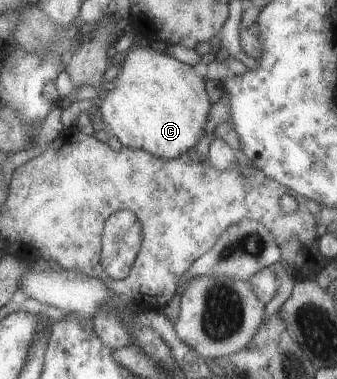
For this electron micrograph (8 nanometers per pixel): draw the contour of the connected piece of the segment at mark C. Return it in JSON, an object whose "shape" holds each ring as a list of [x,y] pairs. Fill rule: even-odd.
{"shape":[[[134,32],[134,49],[127,53],[122,73],[118,76],[113,90],[103,93],[97,105],[102,113],[110,133],[115,134],[121,144],[132,149],[141,149],[155,156],[167,159],[179,158],[200,143],[207,130],[213,105],[205,88],[205,78],[196,70],[194,65],[189,65],[171,56],[160,54],[153,50],[143,36]]]}

